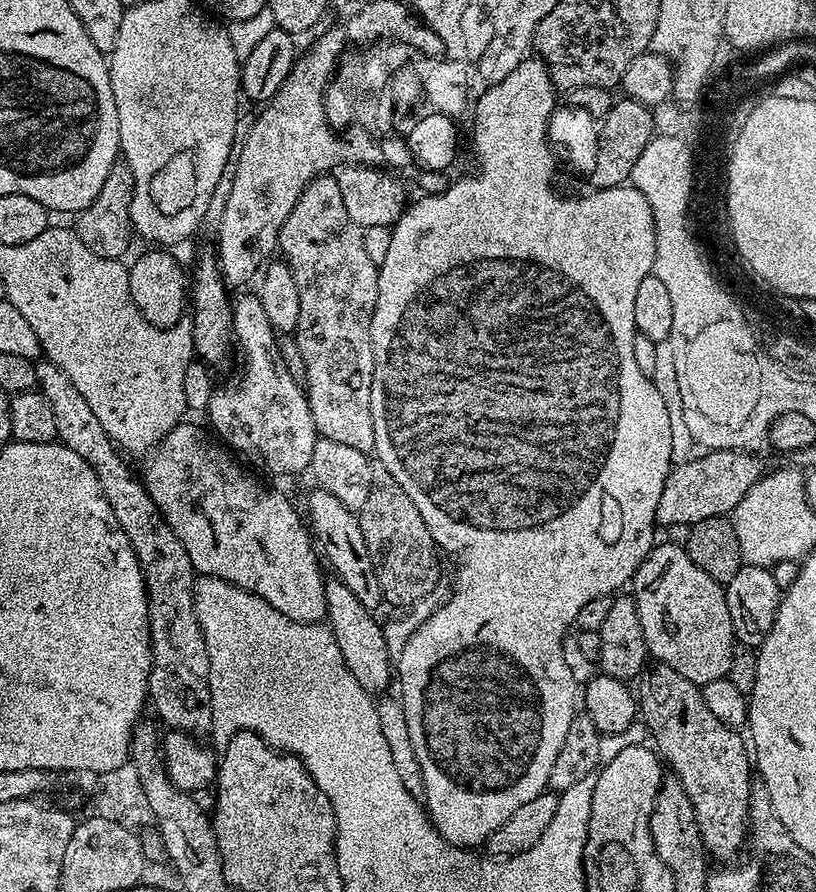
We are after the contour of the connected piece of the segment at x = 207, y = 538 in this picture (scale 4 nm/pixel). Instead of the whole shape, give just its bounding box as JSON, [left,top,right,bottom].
[142,422,328,624]

